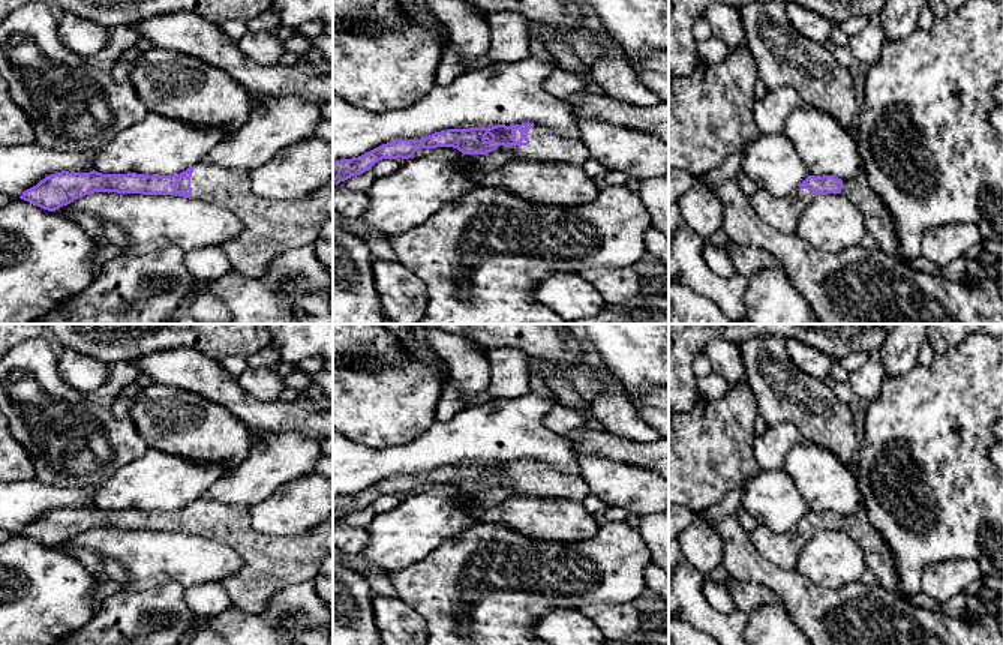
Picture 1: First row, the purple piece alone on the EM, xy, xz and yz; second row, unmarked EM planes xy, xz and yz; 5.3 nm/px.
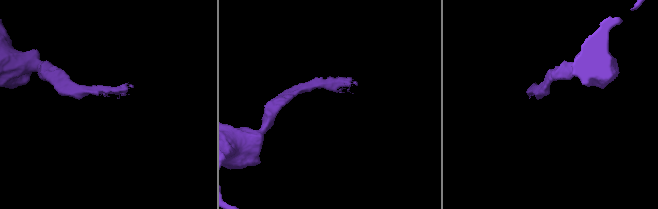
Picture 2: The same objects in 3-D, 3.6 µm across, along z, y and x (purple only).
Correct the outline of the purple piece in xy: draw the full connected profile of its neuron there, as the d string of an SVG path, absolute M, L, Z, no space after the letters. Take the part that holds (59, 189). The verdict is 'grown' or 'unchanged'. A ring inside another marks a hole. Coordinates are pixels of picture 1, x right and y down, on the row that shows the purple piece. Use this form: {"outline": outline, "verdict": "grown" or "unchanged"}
{"outline": "M201 160L177 176L102 174L94 170L90 172L61 171L46 176L36 186L24 190L19 198L43 210L55 212L73 200L94 192L180 195L229 210L238 218L241 231L238 237L222 243L220 248L228 255L232 268L250 278L261 278L279 254L303 244L313 244L321 236L324 224L333 219L333 180L306 198L282 201L255 194L249 171L228 170L207 160Z", "verdict": "grown"}

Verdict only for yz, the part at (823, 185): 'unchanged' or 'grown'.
grown

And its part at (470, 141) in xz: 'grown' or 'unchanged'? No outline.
grown

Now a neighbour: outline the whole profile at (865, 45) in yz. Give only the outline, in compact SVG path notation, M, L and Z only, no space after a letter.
M870 18L859 33L849 38L847 46L859 63L873 66L879 60L885 42L885 32L879 18Z

